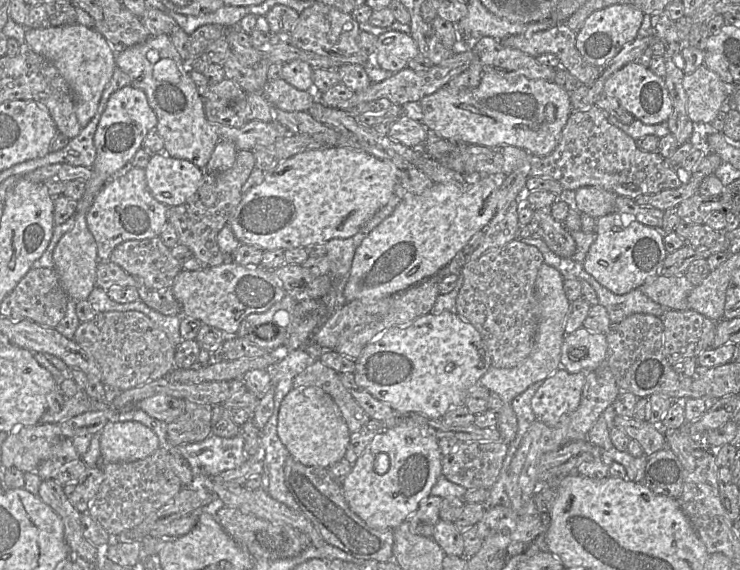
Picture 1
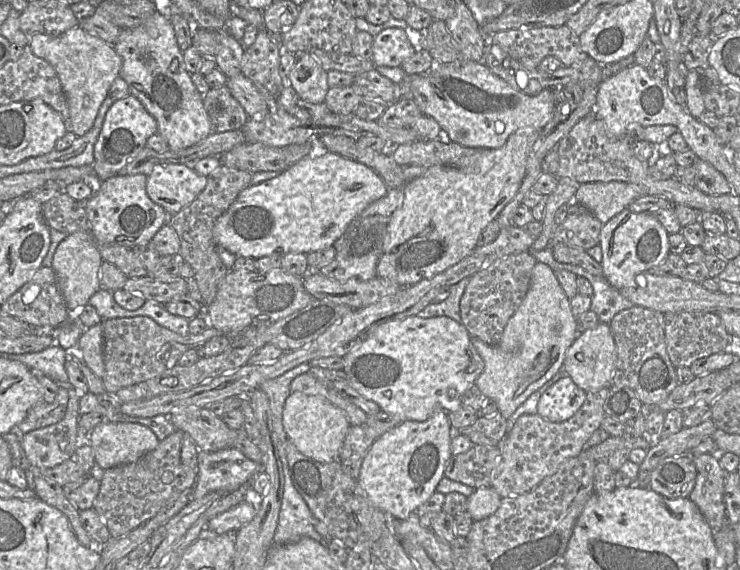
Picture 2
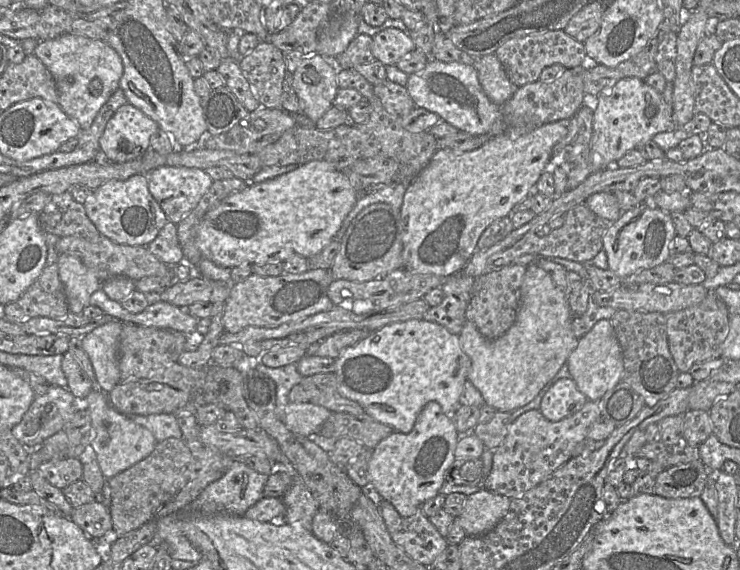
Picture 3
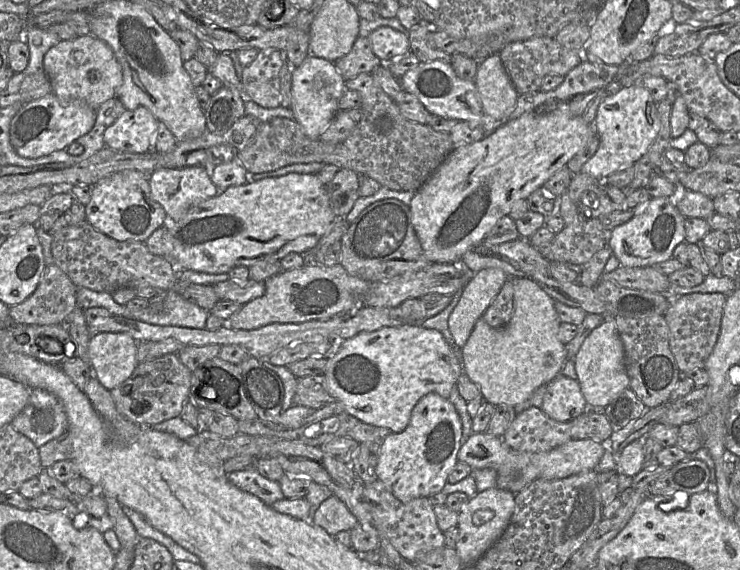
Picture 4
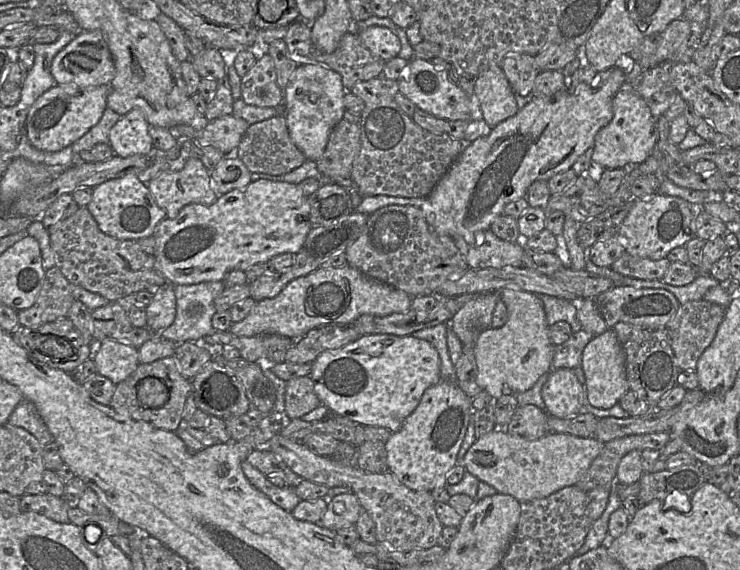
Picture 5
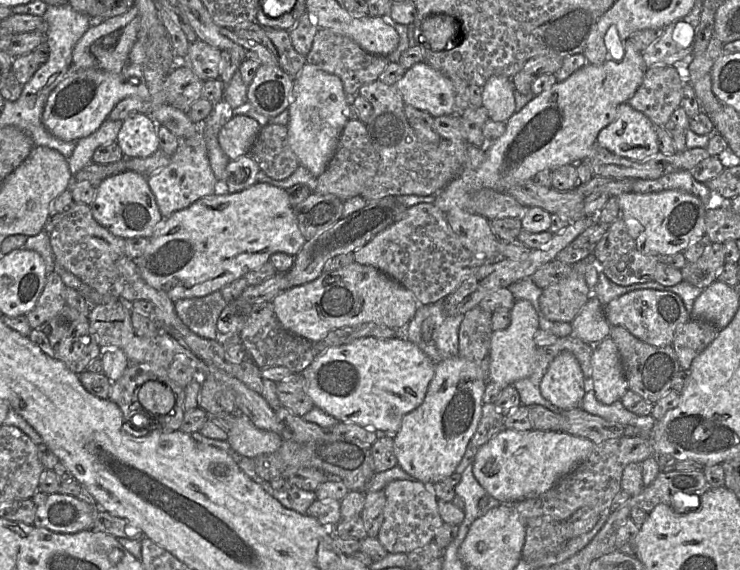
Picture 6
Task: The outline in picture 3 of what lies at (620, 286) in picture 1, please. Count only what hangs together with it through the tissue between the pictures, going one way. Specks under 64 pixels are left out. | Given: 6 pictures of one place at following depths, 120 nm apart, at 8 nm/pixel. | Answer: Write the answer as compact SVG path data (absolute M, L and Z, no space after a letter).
M642 204L633 210L622 212L620 218L608 224L603 237L603 250L607 254L609 269L622 279L641 270L650 269L671 258L670 244L676 231L670 217L671 212L650 208Z

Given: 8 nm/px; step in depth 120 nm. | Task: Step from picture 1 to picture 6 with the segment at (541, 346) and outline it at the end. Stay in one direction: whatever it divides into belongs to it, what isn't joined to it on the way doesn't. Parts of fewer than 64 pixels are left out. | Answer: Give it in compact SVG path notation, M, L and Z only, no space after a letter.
M516 300L510 310L511 323L508 328L493 331L491 335L489 380L501 389L514 382L529 377L536 366L536 352L538 347L534 337L539 330L538 314L533 305L527 300Z

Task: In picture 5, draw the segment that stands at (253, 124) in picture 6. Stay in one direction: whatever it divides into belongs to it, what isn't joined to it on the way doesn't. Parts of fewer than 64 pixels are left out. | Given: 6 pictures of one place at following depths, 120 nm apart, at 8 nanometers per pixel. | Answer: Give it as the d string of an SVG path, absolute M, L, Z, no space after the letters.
M226 115L209 121L198 140L204 146L213 146L226 156L231 155L235 153L249 126L242 118Z

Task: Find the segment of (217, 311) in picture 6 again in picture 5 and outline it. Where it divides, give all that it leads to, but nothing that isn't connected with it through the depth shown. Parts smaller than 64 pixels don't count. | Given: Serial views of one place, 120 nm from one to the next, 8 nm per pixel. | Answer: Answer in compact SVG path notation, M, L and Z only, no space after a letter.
M224 280L190 285L176 285L176 315L173 323L157 332L177 344L202 341L211 334L212 317L217 312L215 300L225 289Z

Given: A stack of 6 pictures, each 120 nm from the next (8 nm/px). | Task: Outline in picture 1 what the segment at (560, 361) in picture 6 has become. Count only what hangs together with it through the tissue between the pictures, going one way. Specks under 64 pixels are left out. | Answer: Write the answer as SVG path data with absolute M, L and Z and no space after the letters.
M559 368L546 378L531 400L531 407L536 419L550 427L566 423L580 405L586 374L587 372L584 371L569 373L564 368Z

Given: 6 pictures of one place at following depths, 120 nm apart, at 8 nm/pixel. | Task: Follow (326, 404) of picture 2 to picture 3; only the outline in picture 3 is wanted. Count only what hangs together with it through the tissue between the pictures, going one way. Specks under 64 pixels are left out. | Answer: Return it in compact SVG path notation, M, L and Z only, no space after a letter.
M291 402L285 410L284 425L295 435L311 437L329 418L331 412L310 402Z

